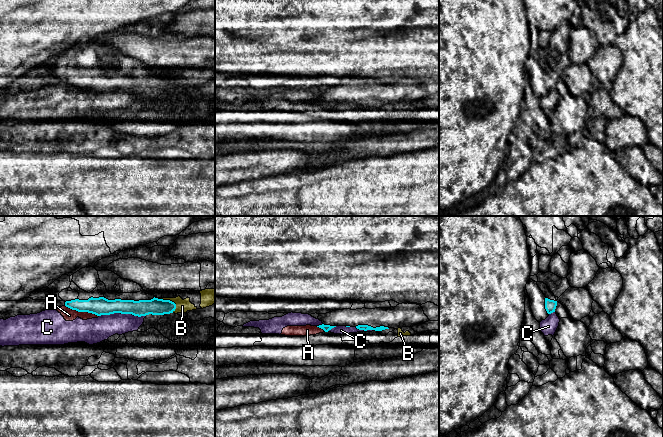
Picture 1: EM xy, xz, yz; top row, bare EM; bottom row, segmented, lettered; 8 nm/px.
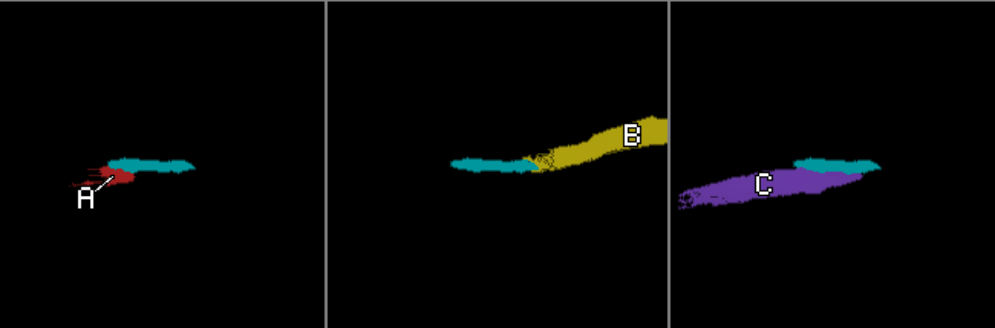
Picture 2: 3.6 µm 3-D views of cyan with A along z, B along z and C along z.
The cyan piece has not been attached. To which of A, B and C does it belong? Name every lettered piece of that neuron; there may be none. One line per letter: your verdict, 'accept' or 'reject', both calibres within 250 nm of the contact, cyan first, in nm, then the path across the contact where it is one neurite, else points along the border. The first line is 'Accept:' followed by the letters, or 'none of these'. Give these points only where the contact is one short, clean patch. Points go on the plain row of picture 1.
Accept: none of these
A: reject; 140 nm thick on the cyan side, 100 nm on the other; border along xy (65, 81), (72, 85), (91, 88), (98, 92)
B: reject; 140 nm thick on the cyan side, 110 nm on the other; border along xy (161, 74), (171, 76), (175, 80), (175, 86)
C: reject; 140 nm thick on the cyan side, 200 nm on the other

